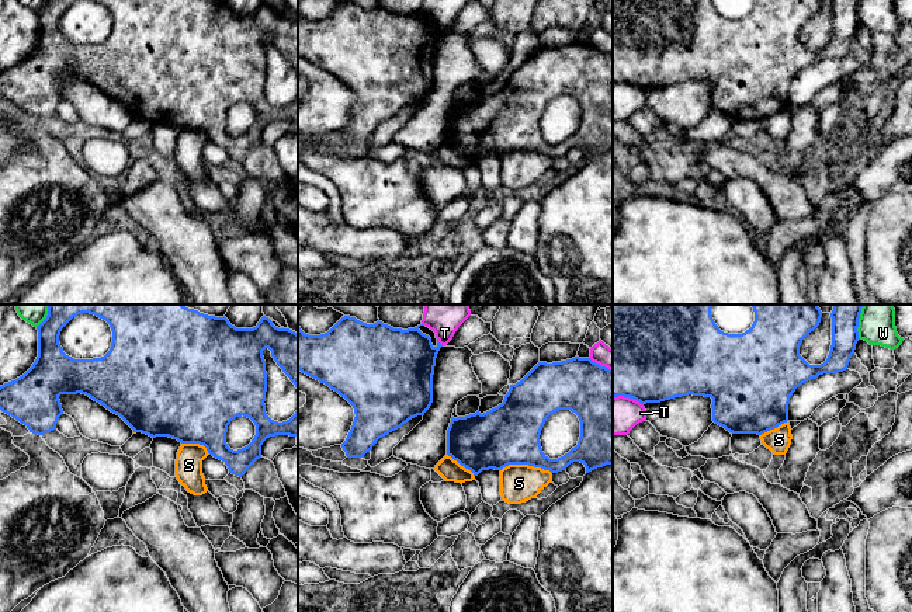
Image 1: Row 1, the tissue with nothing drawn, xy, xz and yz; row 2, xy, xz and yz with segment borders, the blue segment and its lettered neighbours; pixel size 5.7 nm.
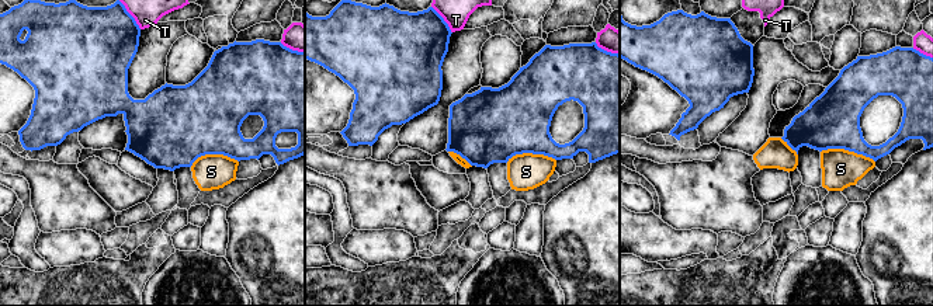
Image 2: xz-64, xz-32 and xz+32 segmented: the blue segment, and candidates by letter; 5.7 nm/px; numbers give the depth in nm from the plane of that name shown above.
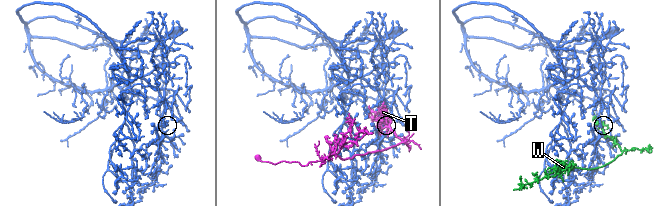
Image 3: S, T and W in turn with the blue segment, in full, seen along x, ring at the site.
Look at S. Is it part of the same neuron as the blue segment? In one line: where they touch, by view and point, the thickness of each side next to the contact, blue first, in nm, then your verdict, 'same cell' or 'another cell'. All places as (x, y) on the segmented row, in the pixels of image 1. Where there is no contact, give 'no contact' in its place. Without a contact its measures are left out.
contact xz (526, 463); calibres 360 and 220 nm; another cell

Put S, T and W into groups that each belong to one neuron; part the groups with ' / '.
S / T / W

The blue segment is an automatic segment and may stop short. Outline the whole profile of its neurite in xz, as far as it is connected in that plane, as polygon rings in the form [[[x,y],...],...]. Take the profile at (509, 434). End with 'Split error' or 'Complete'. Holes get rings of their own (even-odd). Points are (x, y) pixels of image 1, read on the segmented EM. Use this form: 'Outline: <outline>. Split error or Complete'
Outline: [[[575,357],[561,362],[538,362],[520,382],[510,385],[504,400],[497,407],[481,414],[451,418],[447,430],[447,455],[461,466],[478,476],[482,470],[502,470],[509,465],[528,465],[558,473],[566,470],[573,462],[580,462],[586,473],[613,465],[613,369],[600,366],[590,358]],[[571,410],[580,421],[580,437],[578,445],[558,459],[549,459],[541,448],[541,430],[547,418],[559,411]]]. Complete

